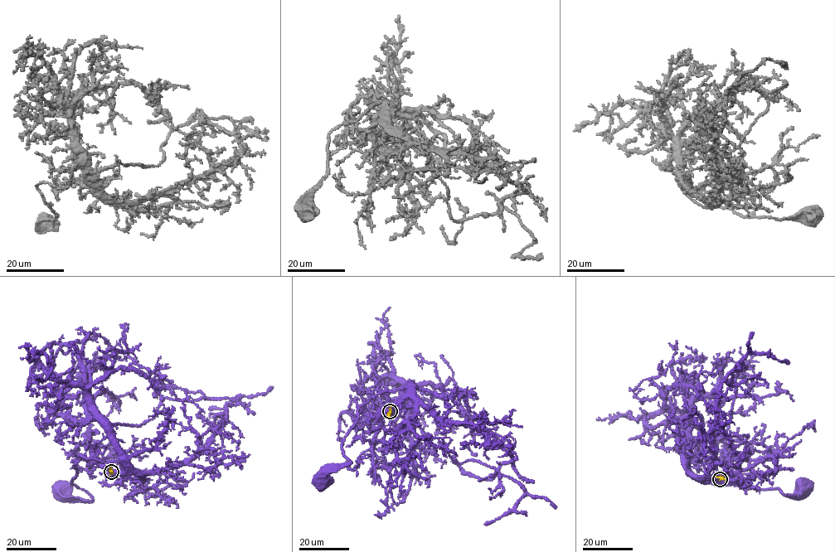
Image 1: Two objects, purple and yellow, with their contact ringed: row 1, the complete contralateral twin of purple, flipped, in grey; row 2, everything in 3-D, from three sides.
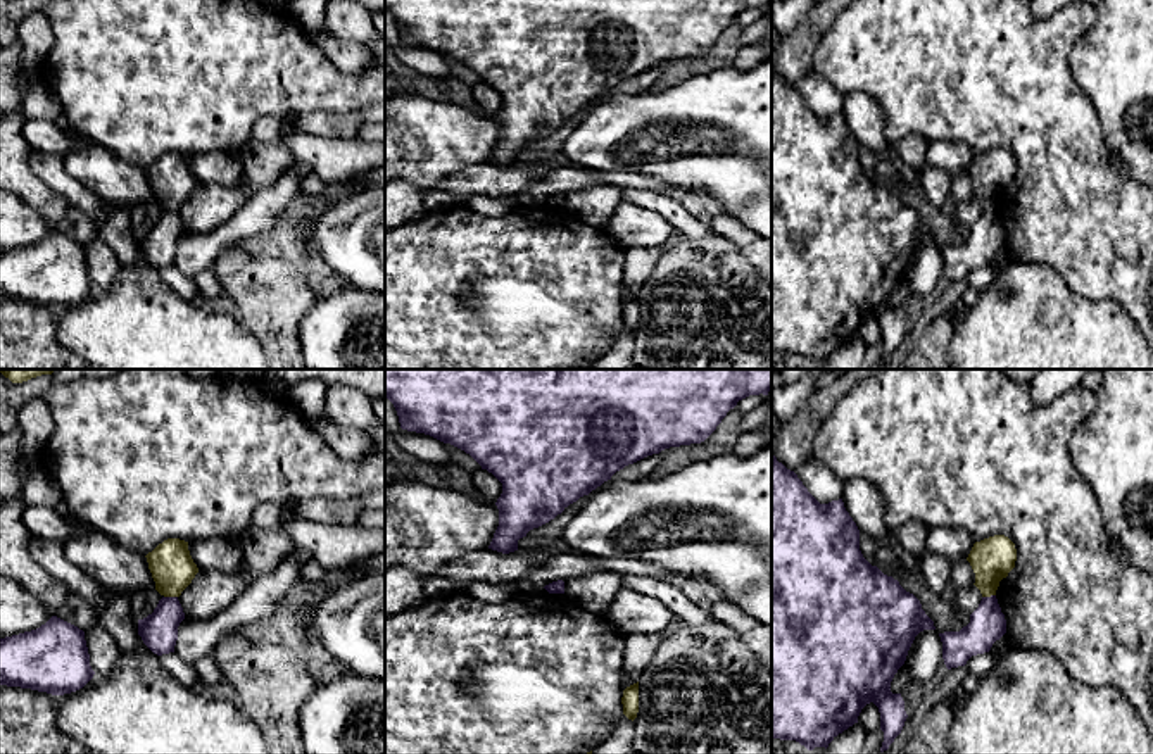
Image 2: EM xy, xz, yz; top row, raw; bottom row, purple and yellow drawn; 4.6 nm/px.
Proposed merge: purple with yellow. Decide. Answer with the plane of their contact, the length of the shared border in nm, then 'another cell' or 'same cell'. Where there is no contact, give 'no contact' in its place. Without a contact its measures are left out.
contact in xy; length 60 nm; same cell

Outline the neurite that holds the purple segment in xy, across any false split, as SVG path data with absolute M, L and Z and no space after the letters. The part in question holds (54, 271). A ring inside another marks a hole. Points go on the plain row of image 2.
M57 229L36 243L0 252L0 298L64 309L83 302L93 288L85 245Z

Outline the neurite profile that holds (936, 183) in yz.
M925 166L918 174L918 181L929 202L936 209L944 209L948 198L951 197L953 174L944 169Z

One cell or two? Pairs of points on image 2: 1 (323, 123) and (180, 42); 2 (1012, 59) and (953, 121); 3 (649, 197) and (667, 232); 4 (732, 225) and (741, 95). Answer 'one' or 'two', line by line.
1: two
2: one
3: two
4: two

